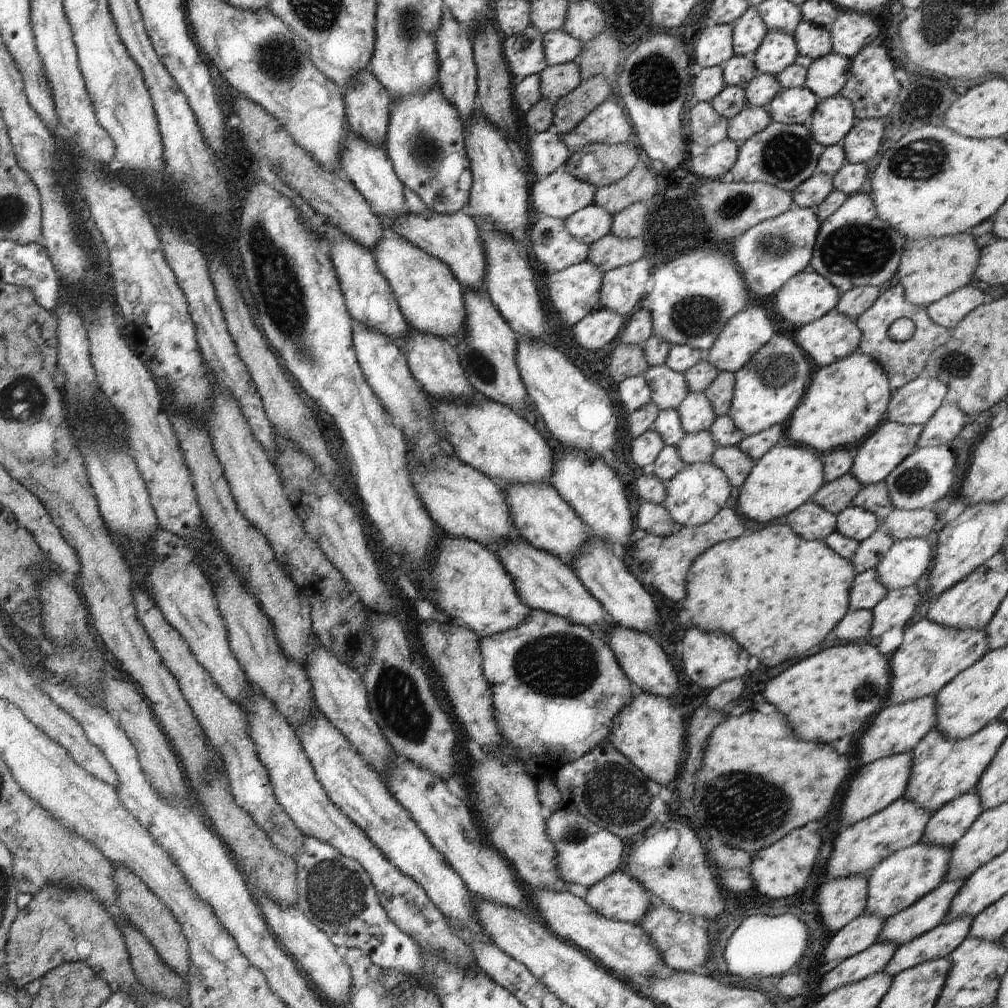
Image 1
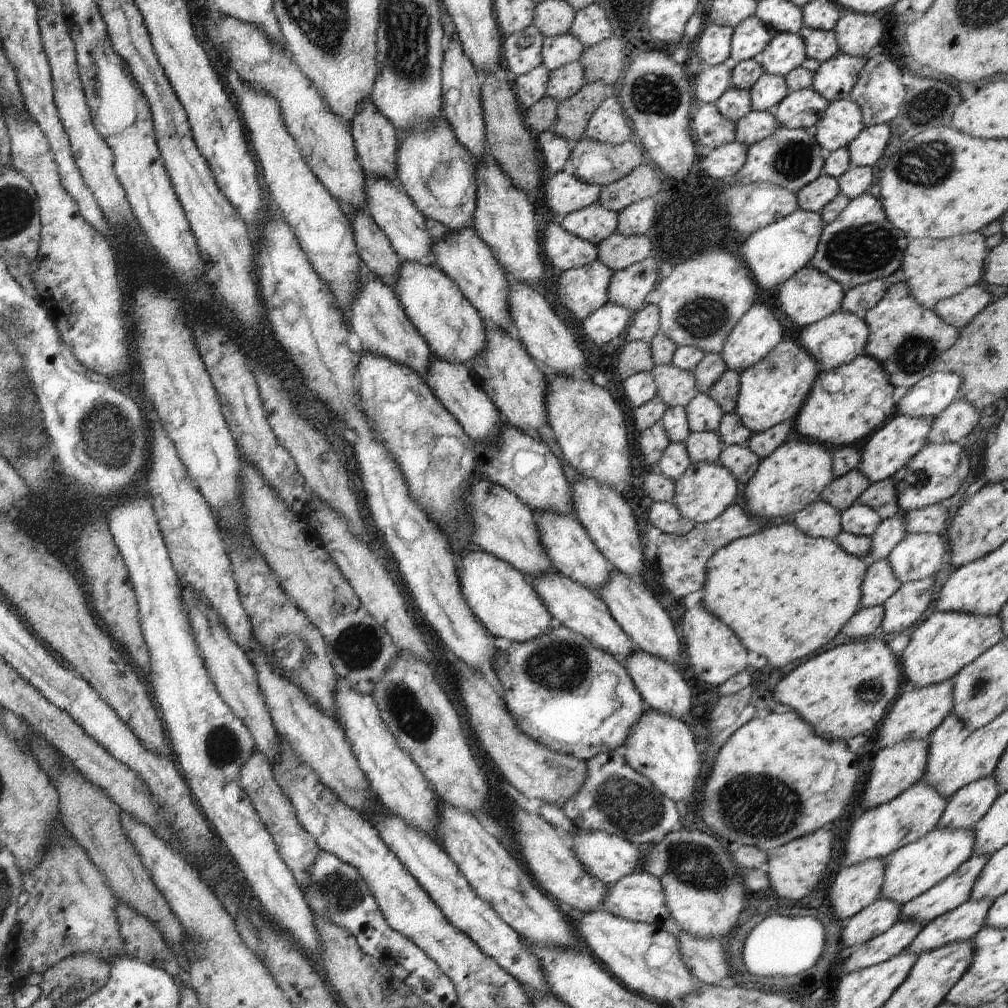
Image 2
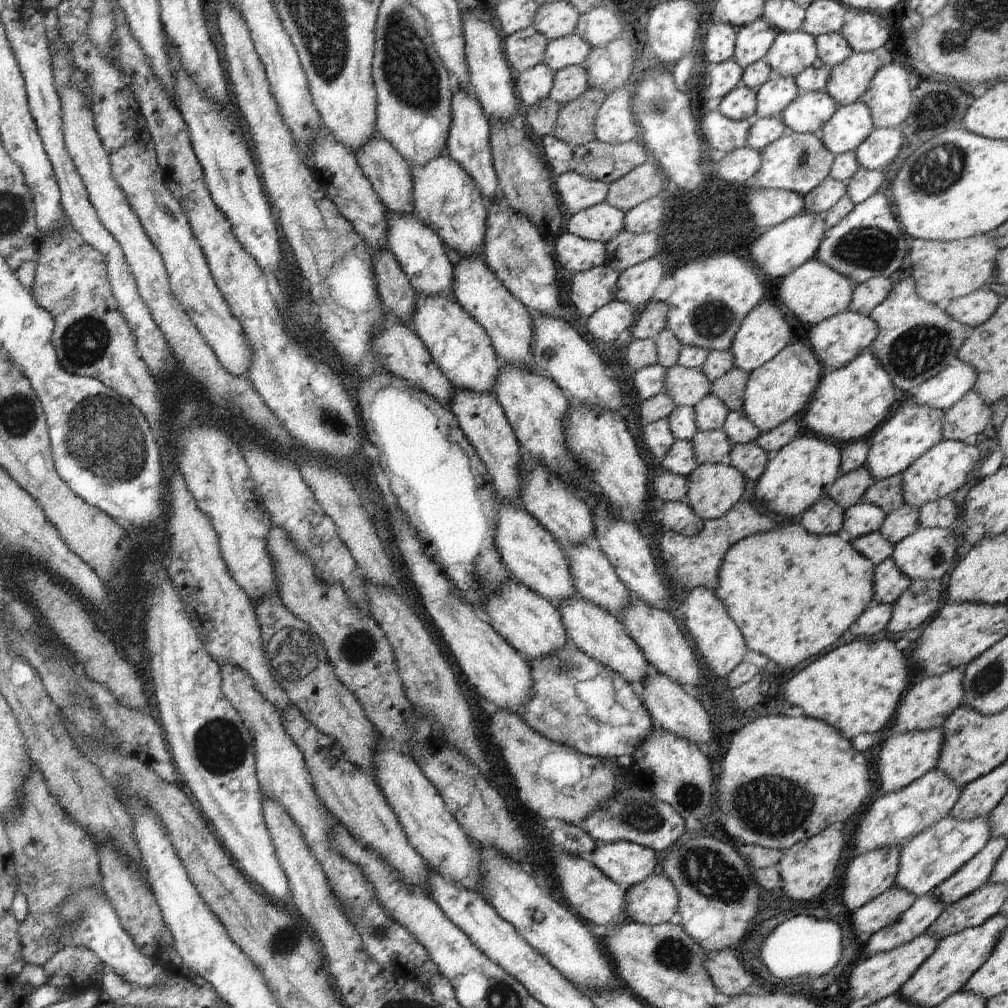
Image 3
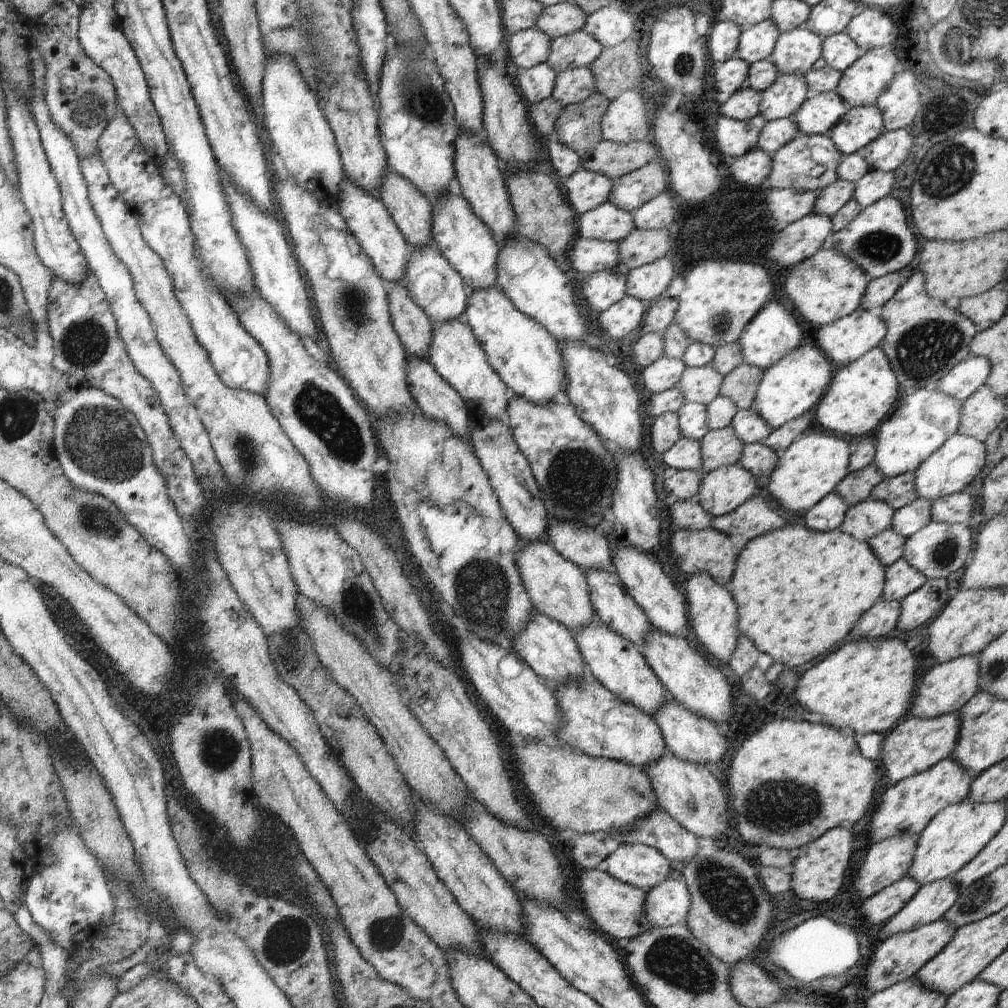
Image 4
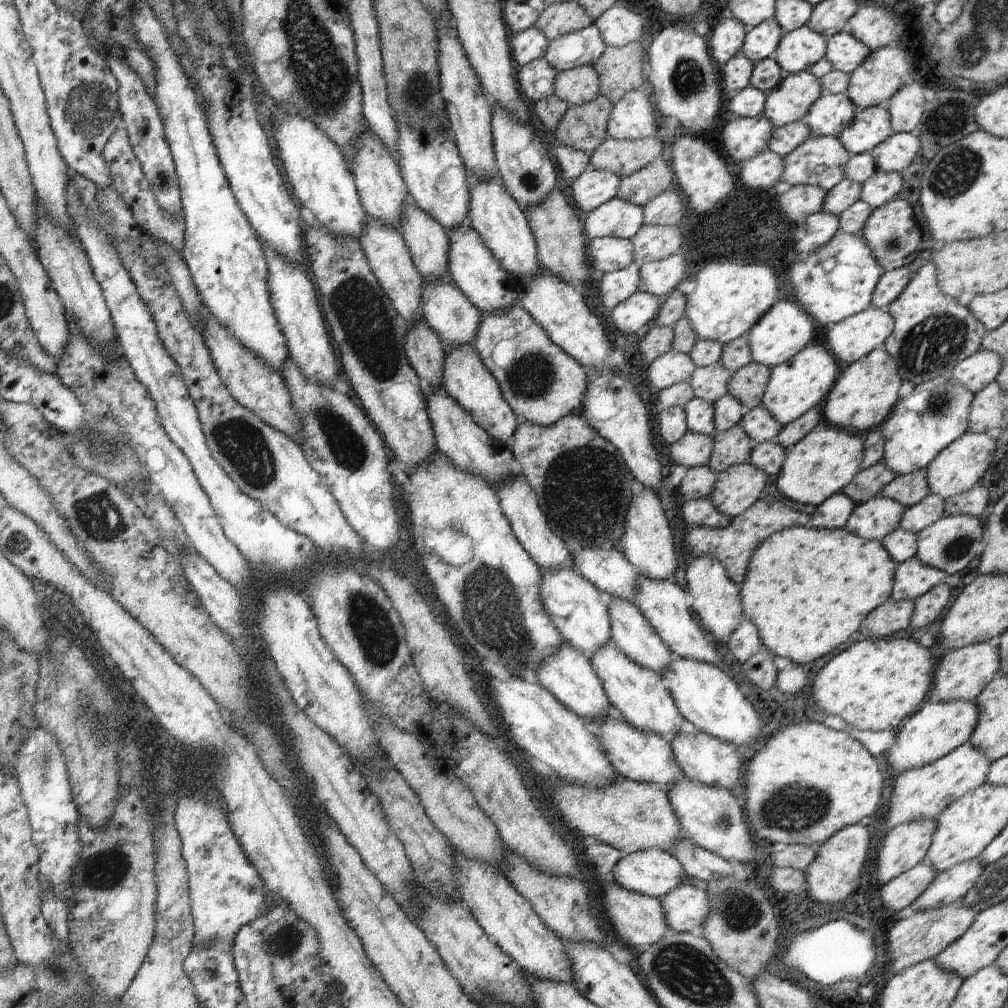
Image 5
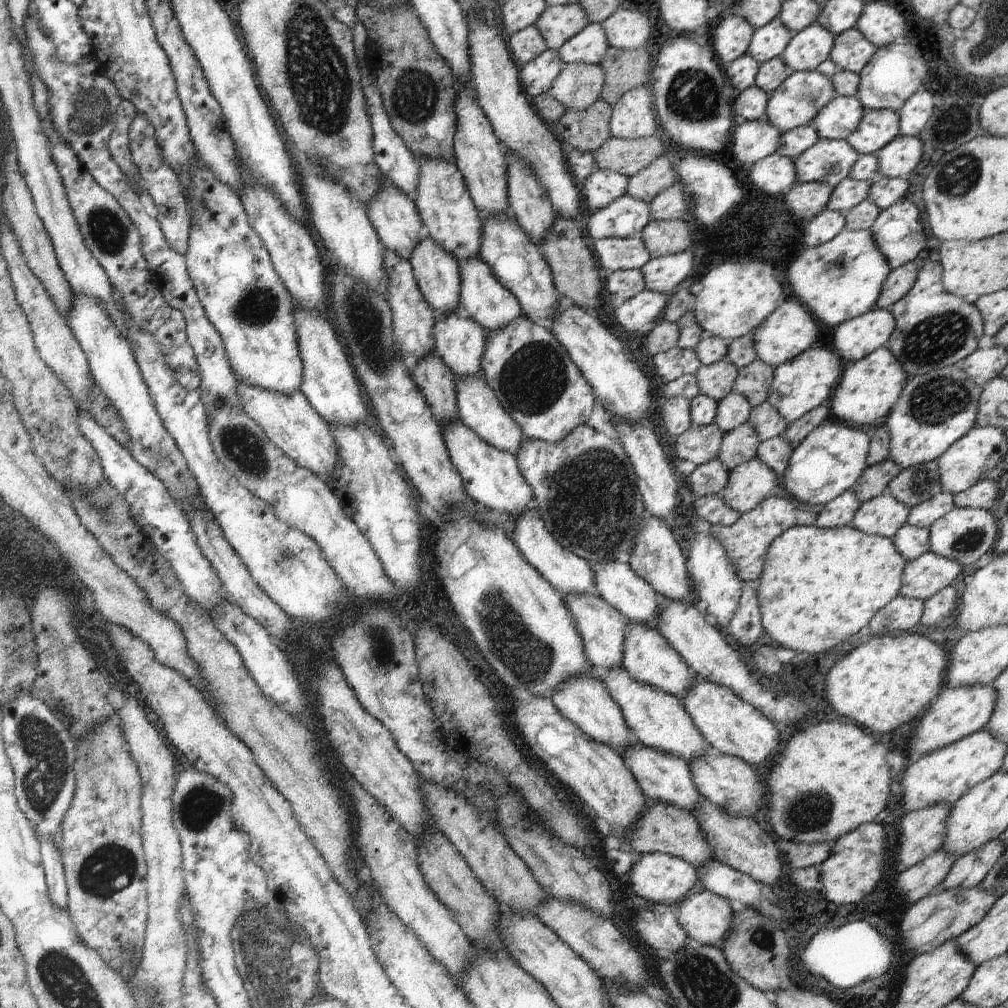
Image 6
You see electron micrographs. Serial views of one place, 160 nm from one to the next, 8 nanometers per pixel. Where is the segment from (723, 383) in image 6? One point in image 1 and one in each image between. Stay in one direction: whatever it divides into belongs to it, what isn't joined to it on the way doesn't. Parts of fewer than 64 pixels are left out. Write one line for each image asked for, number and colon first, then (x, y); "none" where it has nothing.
1: (668, 388)
2: (676, 388)
3: (686, 386)
4: (701, 385)
5: (710, 383)

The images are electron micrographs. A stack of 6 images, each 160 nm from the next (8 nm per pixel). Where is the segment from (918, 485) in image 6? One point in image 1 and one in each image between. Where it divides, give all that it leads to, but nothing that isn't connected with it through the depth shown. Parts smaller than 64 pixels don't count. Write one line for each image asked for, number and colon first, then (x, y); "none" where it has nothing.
1: (874, 498)
2: (880, 496)
3: (887, 494)
4: (898, 491)
5: (908, 490)

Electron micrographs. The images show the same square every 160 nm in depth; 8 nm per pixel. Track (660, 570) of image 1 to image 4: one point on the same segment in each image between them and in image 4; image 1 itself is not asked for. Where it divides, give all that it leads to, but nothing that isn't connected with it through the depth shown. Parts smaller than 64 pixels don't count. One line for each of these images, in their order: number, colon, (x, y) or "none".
2: (682, 560)
3: (695, 561)
4: (711, 550)

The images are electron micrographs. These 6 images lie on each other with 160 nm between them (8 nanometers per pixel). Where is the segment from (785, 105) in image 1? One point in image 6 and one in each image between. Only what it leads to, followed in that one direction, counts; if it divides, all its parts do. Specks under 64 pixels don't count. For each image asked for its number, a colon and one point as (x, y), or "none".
2: (798, 109)
3: (808, 112)
4: (818, 113)
5: (830, 114)
6: (836, 121)

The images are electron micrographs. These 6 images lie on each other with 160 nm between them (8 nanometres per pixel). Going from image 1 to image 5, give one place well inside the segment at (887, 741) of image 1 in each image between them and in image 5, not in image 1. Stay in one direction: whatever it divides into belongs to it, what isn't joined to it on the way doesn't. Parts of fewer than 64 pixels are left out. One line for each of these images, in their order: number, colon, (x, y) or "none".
2: (916, 714)
3: (932, 701)
4: (947, 687)
5: (963, 673)

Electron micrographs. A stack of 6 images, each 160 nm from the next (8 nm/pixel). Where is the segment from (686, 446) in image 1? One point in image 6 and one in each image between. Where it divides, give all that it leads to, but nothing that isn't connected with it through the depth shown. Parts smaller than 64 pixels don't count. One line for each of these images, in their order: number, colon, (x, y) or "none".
2: (705, 446)
3: (710, 447)
4: (721, 447)
5: (733, 446)
6: (740, 445)

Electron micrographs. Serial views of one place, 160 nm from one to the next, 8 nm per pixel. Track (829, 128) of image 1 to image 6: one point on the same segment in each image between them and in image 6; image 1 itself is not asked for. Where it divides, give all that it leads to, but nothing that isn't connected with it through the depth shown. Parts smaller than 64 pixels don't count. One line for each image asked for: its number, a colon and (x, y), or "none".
2: (841, 122)
3: (851, 124)
4: (859, 126)
5: (870, 126)
6: (878, 127)

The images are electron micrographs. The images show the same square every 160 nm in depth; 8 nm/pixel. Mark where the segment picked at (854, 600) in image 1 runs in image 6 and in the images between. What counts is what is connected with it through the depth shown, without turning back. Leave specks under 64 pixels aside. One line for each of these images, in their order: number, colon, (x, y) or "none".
2: (879, 583)
3: (889, 583)
4: (900, 580)
5: (911, 578)
6: (922, 578)

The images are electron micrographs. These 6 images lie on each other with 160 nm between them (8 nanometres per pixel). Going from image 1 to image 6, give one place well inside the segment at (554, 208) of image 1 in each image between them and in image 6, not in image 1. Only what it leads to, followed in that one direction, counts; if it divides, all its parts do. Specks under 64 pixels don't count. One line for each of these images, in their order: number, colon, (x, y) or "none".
2: (565, 194)
3: (576, 192)
4: (586, 190)
5: (594, 187)
6: (600, 189)

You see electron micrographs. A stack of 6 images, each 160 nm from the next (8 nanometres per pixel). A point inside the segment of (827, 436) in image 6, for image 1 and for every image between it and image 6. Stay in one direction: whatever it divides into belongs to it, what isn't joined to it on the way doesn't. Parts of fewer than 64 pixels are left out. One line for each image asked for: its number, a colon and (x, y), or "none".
1: (788, 475)
2: (793, 476)
3: (795, 478)
4: (812, 466)
5: (826, 460)

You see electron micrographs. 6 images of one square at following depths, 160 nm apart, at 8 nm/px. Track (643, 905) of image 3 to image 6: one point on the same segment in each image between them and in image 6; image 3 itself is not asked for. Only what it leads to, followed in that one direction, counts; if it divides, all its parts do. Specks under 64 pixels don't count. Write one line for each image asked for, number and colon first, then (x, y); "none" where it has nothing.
4: (667, 904)
5: (685, 908)
6: (707, 918)

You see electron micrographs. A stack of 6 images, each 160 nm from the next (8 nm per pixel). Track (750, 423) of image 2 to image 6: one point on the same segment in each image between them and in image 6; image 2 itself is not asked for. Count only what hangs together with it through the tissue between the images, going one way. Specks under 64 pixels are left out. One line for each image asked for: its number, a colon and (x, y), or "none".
3: (781, 389)
4: (795, 384)
5: (796, 386)
6: (803, 384)

